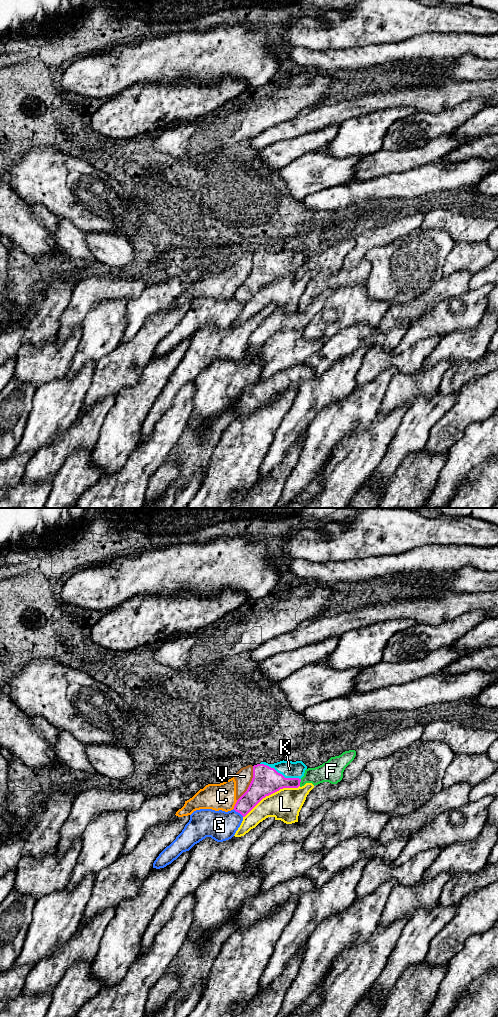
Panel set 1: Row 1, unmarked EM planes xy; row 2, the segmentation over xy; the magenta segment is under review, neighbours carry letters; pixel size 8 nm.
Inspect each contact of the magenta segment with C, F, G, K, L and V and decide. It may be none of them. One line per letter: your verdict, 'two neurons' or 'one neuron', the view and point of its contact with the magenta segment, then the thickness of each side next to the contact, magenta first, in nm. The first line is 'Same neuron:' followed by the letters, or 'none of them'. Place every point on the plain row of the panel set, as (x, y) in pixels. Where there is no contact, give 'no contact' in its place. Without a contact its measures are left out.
Same neuron: K
C: two neurons; meets magenta in xy at (235, 292); 170 nm thick on the magenta side, 220 nm on the other
F: two neurons; meets magenta in xy at (300, 269); 200 nm thick on the magenta side, 160 nm on the other
G: two neurons; meets magenta in xy at (238, 300); 160 nm thick on the magenta side, 240 nm on the other
K: one neuron; meets magenta in xy at (279, 261); 220 nm thick on the magenta side, 140 nm on the other
L: two neurons; meets magenta in xy at (271, 281); 220 nm thick on the magenta side, 260 nm on the other
V: two neurons; meets magenta in xy at (250, 271); 220 nm thick on the magenta side, 140 nm on the other

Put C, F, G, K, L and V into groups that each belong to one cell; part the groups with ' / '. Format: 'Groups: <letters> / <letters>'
Groups: C V / F / G / K / L

